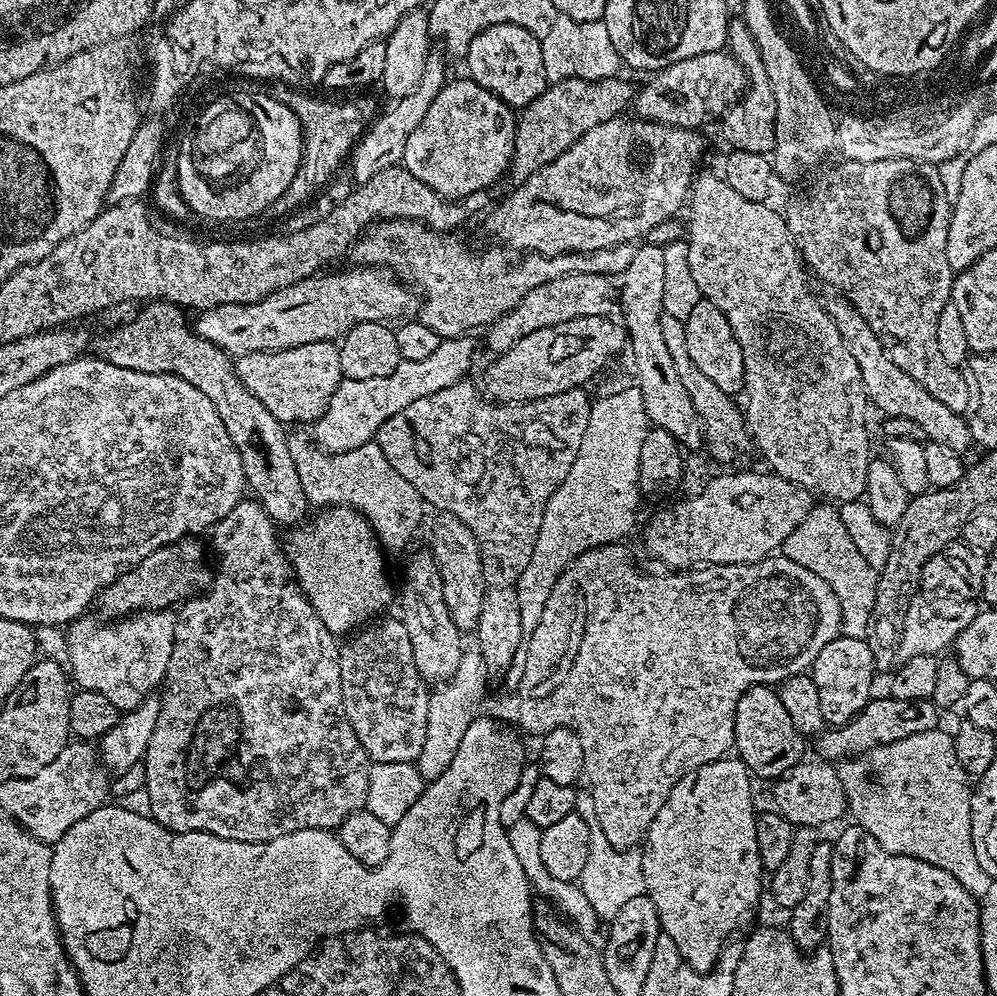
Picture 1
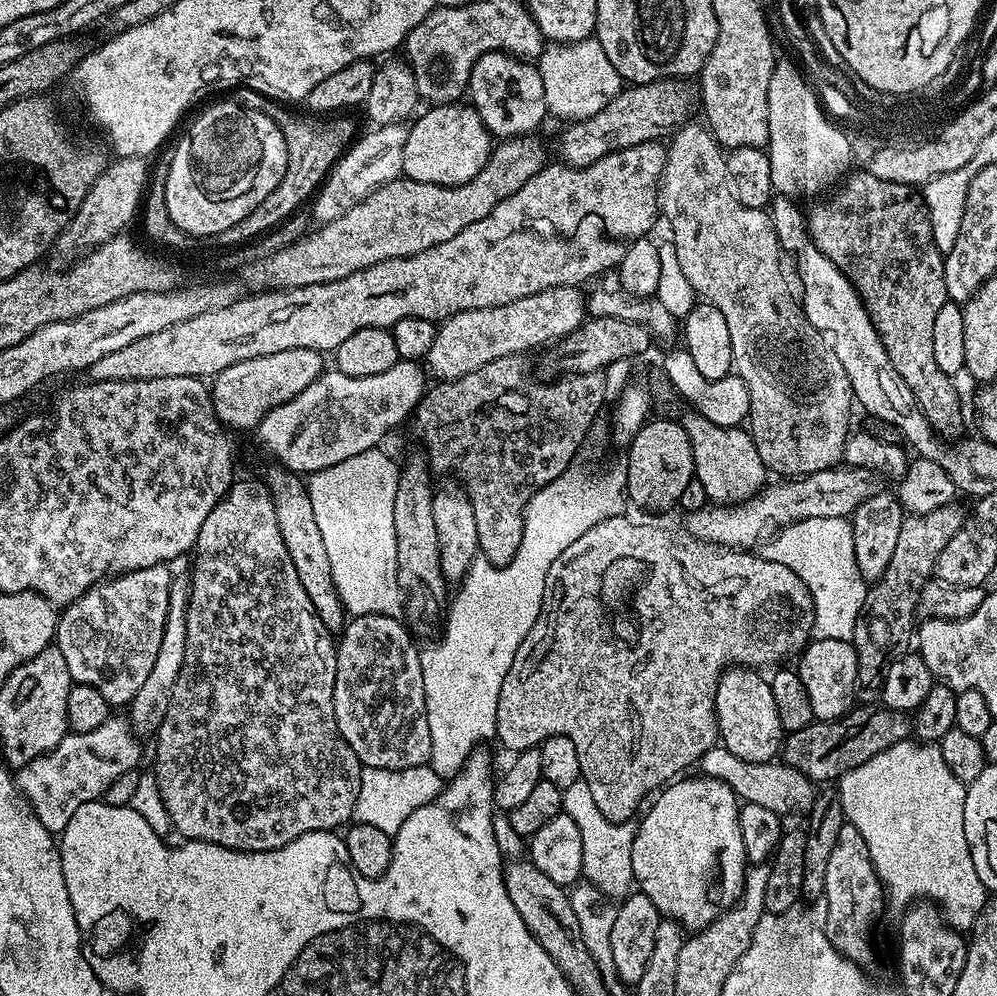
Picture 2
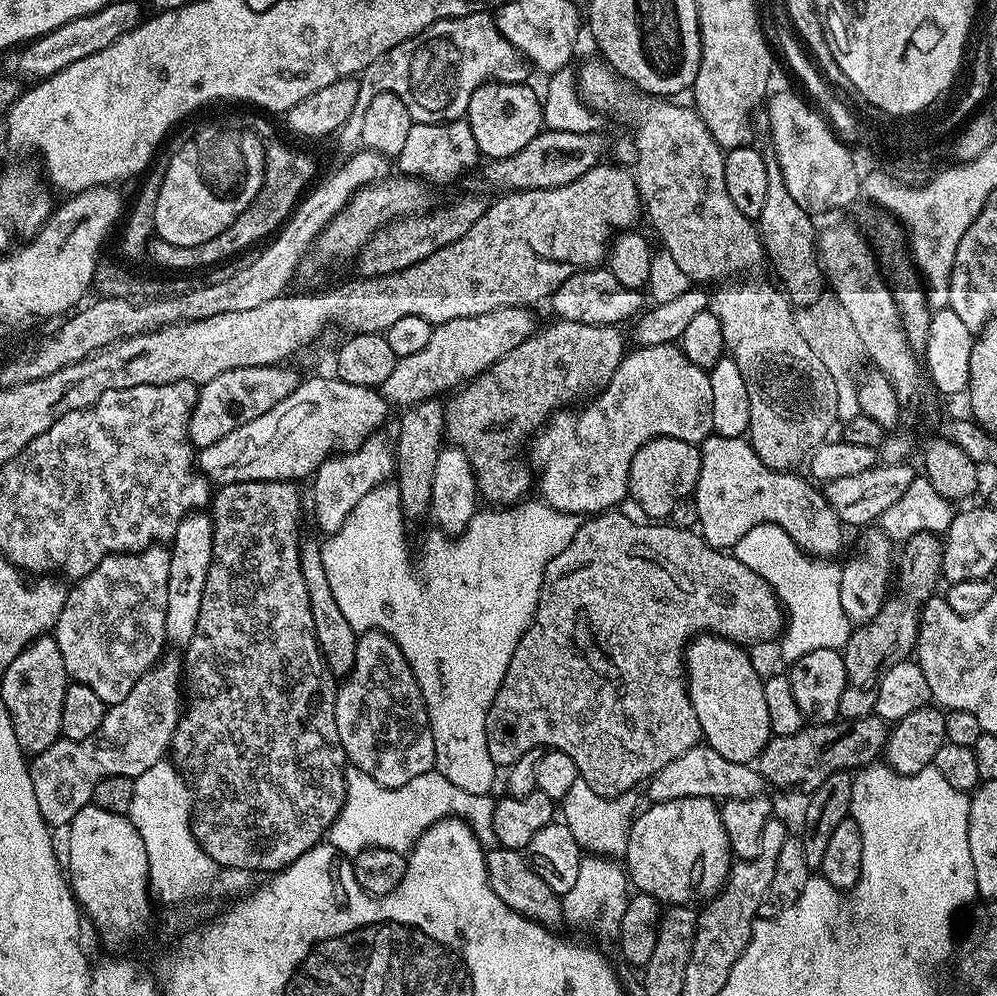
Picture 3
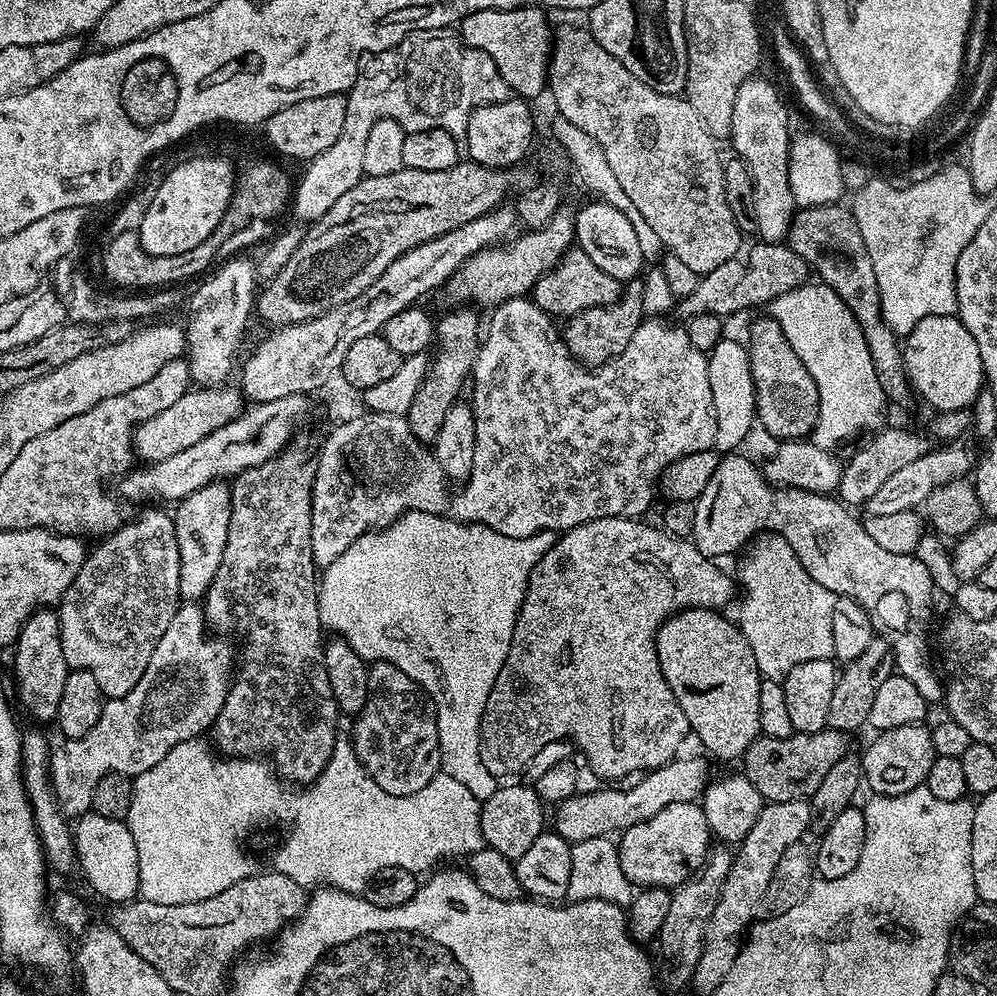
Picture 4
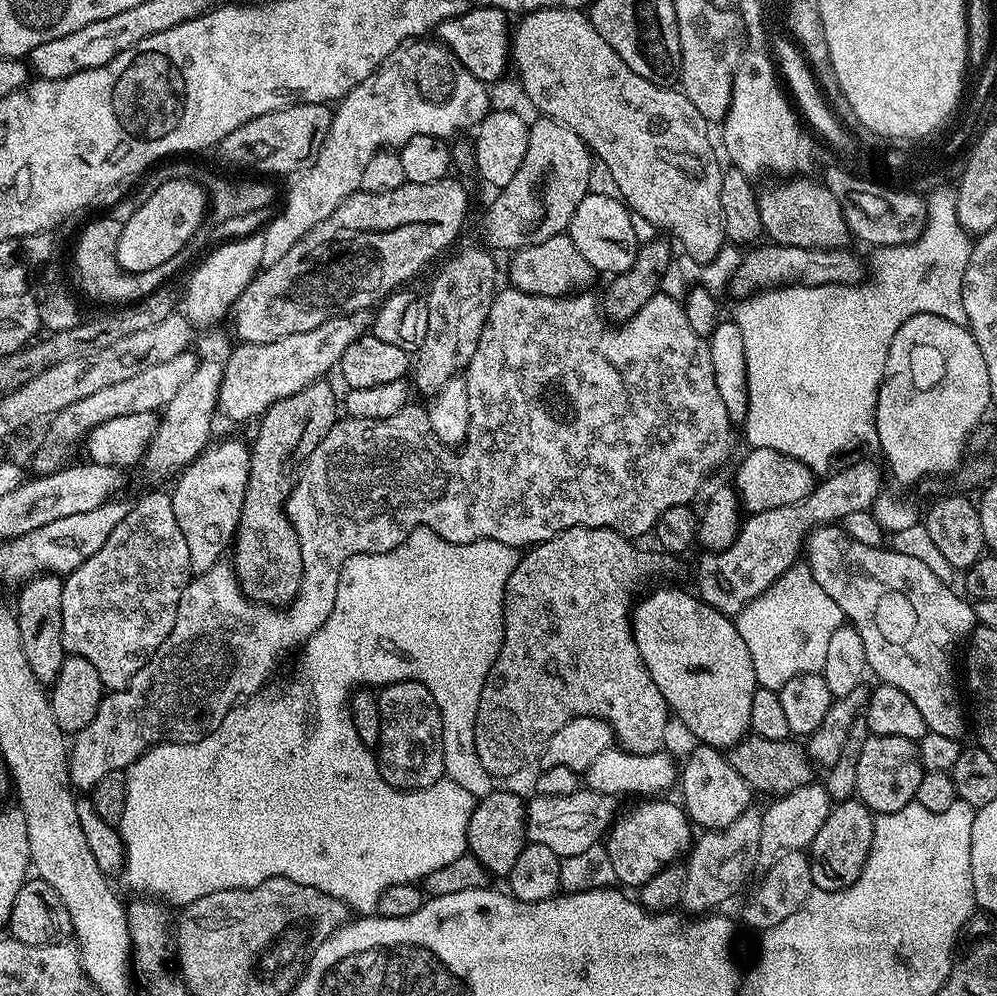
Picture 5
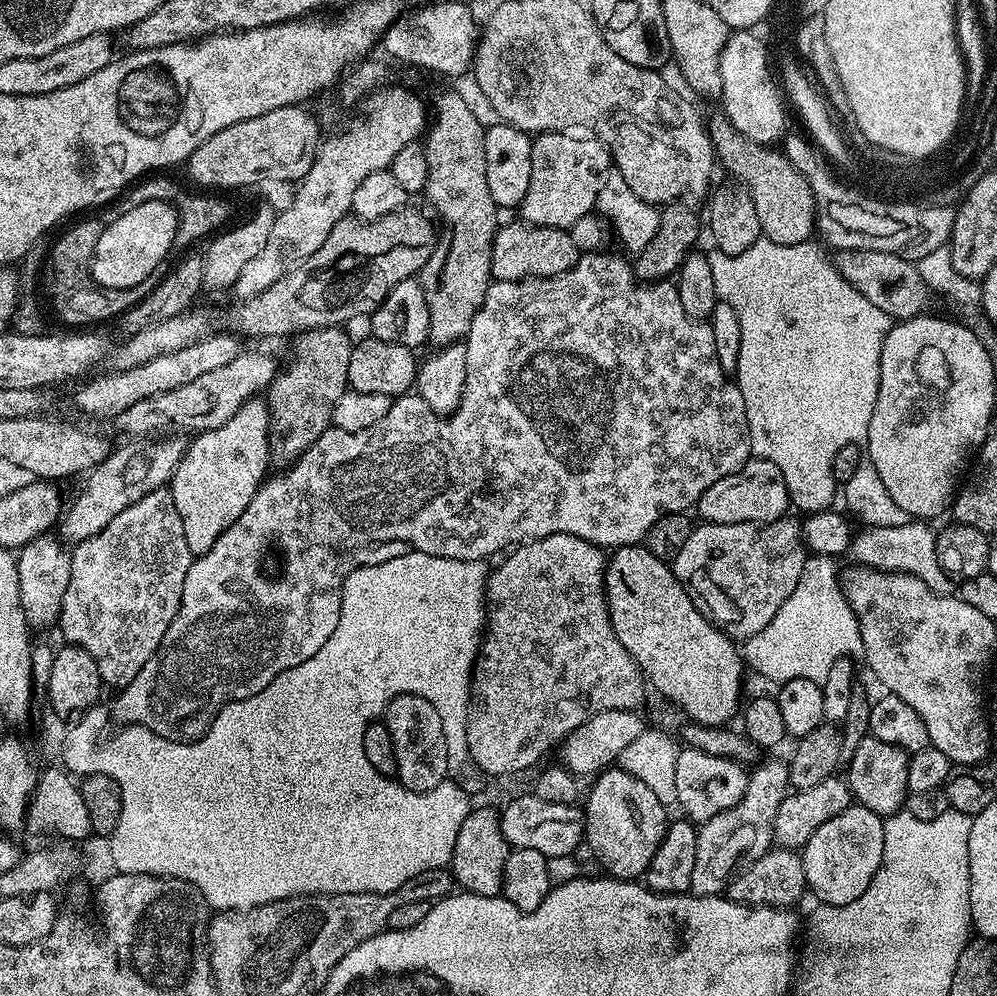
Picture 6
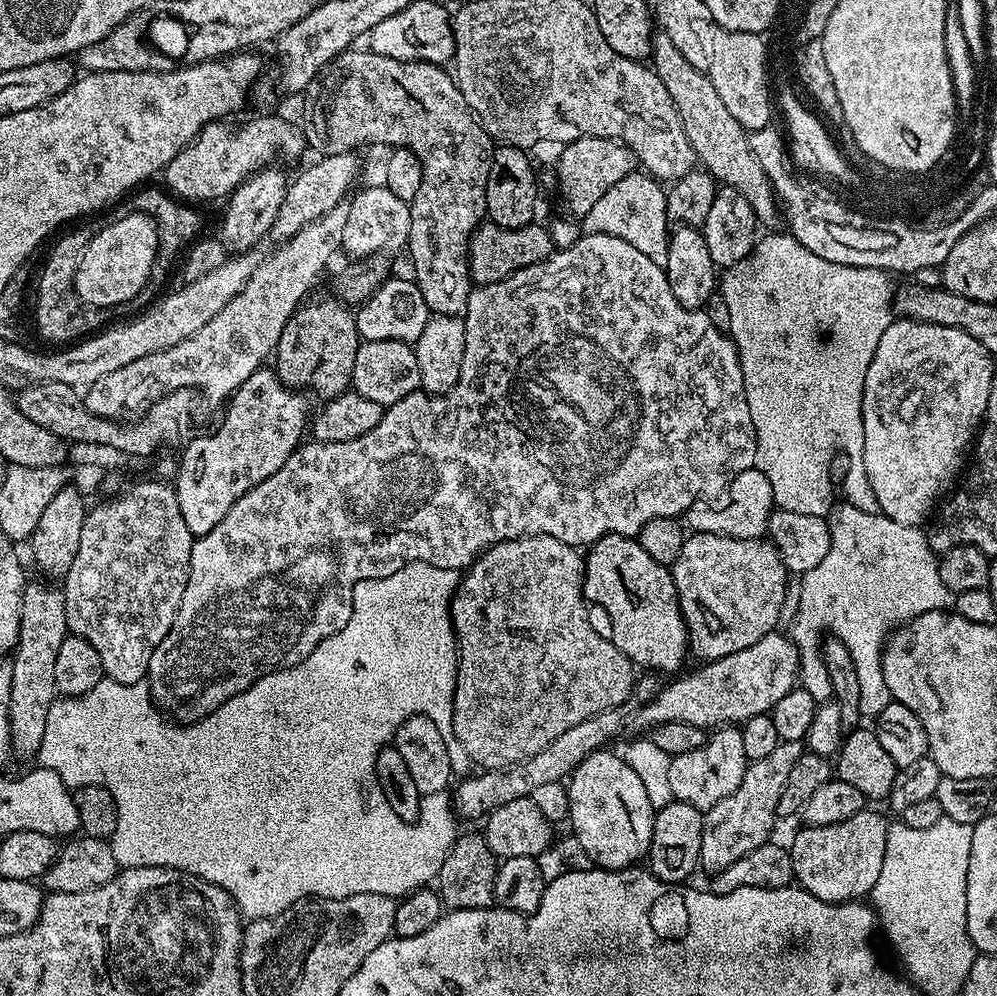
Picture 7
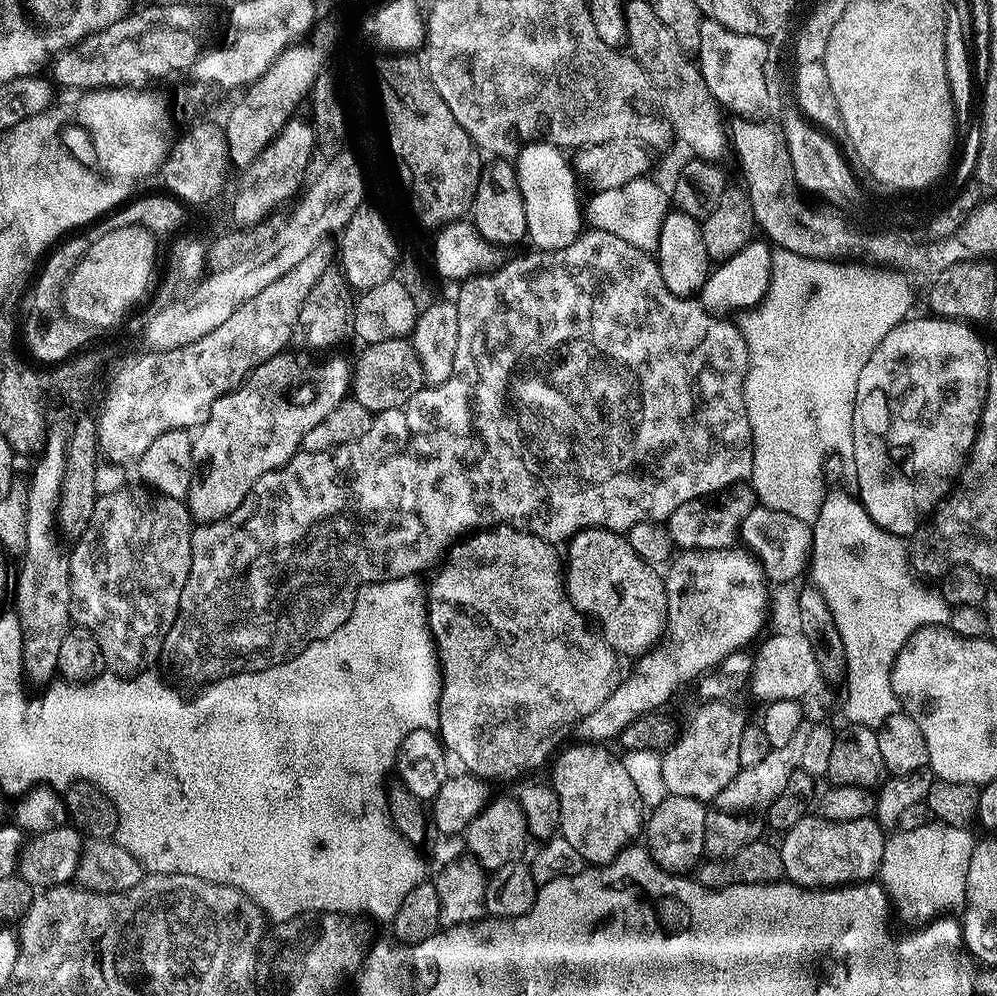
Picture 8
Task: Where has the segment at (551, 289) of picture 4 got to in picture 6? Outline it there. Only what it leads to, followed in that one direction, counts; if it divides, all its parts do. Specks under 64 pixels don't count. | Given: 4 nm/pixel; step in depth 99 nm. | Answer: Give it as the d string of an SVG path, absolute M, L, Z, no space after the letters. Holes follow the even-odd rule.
M517 222L497 227L492 243L490 266L492 279L519 280L534 276L557 276L575 266L578 249L571 231L562 228L533 228L531 224Z

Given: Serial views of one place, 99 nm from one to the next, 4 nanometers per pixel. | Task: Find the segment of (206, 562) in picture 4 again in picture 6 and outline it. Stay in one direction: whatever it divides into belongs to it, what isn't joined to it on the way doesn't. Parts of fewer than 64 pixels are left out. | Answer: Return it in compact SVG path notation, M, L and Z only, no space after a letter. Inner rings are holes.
M253 398L247 400L226 422L226 426L218 426L218 430L206 431L193 437L187 445L183 459L180 460L178 467L169 483L169 489L174 498L174 506L178 506L178 518L182 518L182 530L186 533L186 546L190 546L193 557L206 554L214 542L223 532L233 524L250 506L254 494L259 490L269 475L270 457L268 454L268 434L270 431L270 413L268 405L263 399Z

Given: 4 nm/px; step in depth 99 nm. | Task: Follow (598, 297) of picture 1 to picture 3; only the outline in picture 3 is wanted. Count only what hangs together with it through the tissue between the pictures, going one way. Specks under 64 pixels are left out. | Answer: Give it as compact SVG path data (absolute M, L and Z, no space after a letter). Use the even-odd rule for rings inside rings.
M527 307L523 308L499 308L486 314L478 314L470 318L454 318L445 324L437 324L430 334L430 342L426 342L423 350L418 350L415 354L406 354L399 357L394 366L394 371L390 373L390 378L382 386L382 395L389 405L400 404L401 409L411 408L413 404L420 404L424 400L431 400L439 397L439 392L444 392L447 388L451 390L459 389L481 376L490 365L496 364L504 356L510 354L522 342L526 342L533 332L537 331L538 324L532 321L532 316Z

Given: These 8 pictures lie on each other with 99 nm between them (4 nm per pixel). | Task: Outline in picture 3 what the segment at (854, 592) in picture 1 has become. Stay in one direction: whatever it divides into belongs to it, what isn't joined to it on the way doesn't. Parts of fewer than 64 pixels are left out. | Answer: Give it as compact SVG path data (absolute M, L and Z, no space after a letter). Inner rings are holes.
M759 524L738 538L734 555L742 566L750 566L769 584L786 613L786 623L779 637L780 652L788 662L810 654L810 650L843 649L854 628L849 623L840 600L834 594L834 570L827 559L813 558L800 549L794 538L777 524Z

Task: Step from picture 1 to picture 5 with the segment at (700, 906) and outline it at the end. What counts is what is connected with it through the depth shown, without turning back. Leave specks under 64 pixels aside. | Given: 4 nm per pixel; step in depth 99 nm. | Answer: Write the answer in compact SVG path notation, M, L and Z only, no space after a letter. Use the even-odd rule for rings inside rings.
M656 798L651 802L640 802L644 804L638 805L633 812L628 812L625 816L623 813L613 823L606 837L606 847L610 854L610 862L614 862L614 874L616 875L617 881L621 885L629 884L629 886L624 885L629 889L639 889L641 884L650 882L650 878L654 878L654 874L658 874L663 868L675 865L679 861L676 859L680 855L681 859L691 849L694 843L694 825L689 820L687 812L684 811L679 803L671 804L670 801L664 799L668 798Z

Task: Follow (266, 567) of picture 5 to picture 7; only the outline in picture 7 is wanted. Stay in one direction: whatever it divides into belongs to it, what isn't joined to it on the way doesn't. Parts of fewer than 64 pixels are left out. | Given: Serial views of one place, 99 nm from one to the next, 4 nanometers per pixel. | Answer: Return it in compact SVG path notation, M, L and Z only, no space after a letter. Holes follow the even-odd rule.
M339 299L311 300L301 303L290 322L286 322L282 338L278 338L276 343L274 371L288 387L312 391L314 395L321 396L321 401L327 402L349 391L354 374L354 357L362 341L356 317L347 303Z

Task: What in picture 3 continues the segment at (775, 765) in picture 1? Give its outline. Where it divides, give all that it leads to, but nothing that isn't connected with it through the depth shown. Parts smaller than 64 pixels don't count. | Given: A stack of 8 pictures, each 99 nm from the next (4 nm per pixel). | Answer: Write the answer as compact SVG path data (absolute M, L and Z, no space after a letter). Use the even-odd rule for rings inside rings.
M701 634L691 637L684 649L688 697L698 714L703 743L718 750L730 762L752 764L772 739L770 710L766 710L764 680L748 657L749 649L724 636Z

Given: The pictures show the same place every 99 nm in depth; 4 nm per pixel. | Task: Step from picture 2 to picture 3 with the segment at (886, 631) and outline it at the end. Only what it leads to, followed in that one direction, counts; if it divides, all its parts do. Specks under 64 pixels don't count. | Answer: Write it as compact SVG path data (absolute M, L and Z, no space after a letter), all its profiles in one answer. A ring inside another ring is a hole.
M923 532L914 534L914 538L903 541L901 550L898 552L898 562L900 558L900 589L887 597L878 614L870 621L859 625L848 638L848 643L844 645L842 651L846 662L846 678L848 685L846 690L842 690L842 702L840 703L840 716L846 720L857 720L863 716L870 716L875 713L878 702L878 684L882 674L890 670L898 662L909 659L913 655L916 647L916 636L920 632L920 609L924 607L932 595L937 591L936 583L941 583L942 573L940 563L944 557L944 545L941 537L935 532Z

